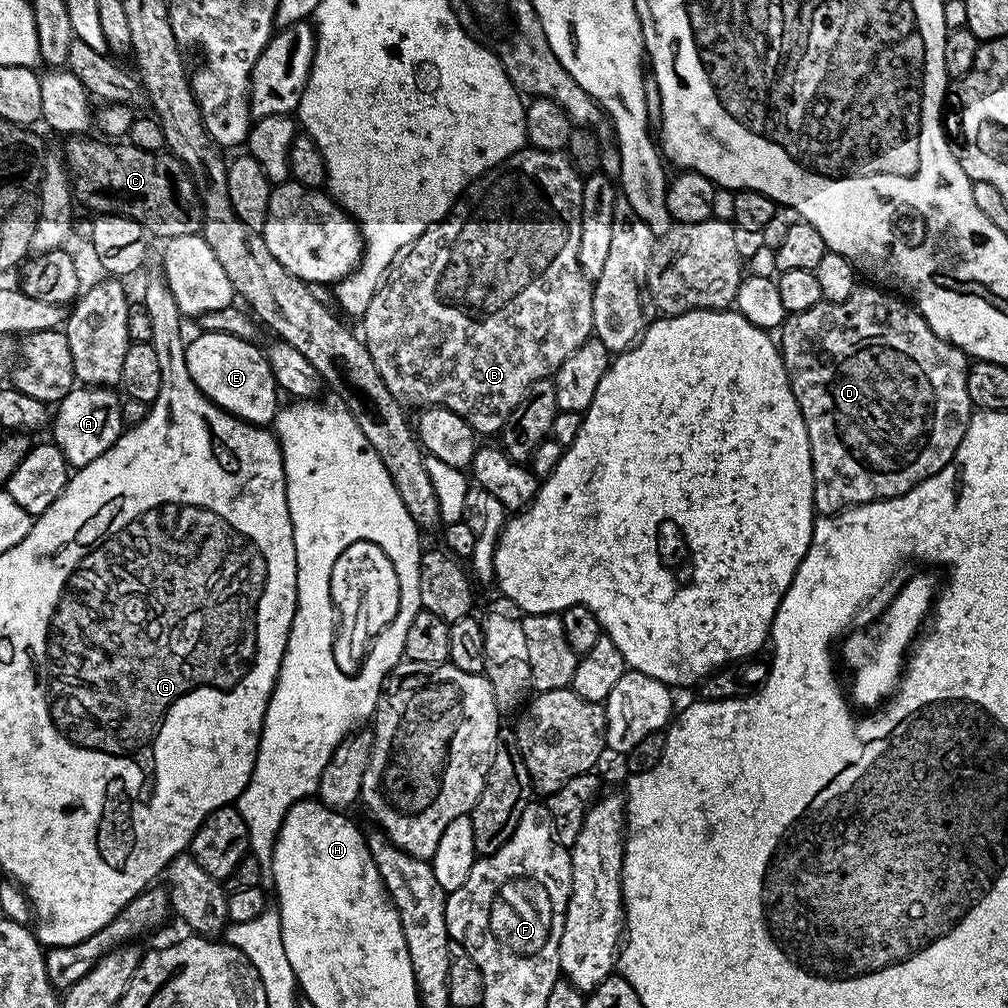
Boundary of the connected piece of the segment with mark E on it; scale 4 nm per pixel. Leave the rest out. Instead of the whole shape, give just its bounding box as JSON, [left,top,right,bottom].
[186,330,278,426]

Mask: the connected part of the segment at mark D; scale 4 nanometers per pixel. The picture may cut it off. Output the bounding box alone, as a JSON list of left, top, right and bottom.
[778,286,974,516]

